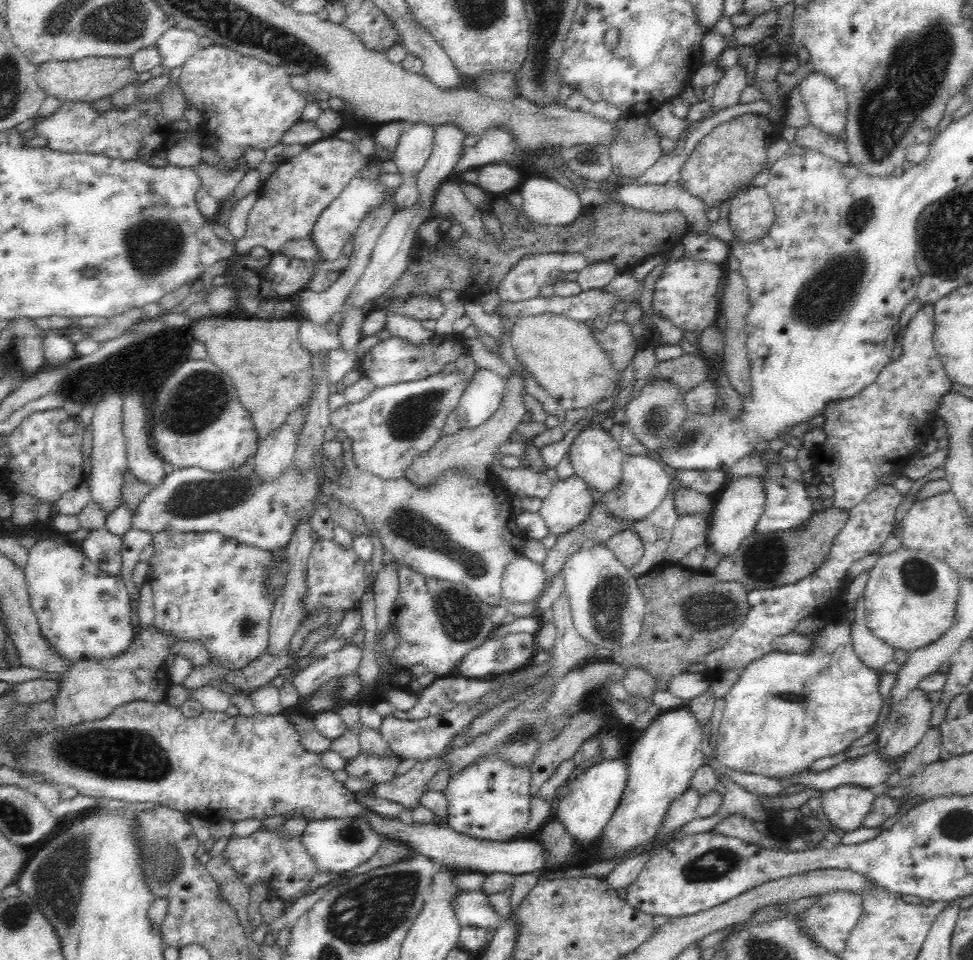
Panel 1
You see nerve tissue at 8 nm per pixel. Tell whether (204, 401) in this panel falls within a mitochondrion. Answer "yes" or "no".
yes

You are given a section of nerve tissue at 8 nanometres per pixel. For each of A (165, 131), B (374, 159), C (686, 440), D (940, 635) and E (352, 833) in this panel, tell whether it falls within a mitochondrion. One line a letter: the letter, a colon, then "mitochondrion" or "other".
A: other
B: other
C: mitochondrion
D: other
E: mitochondrion

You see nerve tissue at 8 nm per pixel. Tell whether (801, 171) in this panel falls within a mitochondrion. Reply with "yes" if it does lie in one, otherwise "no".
no

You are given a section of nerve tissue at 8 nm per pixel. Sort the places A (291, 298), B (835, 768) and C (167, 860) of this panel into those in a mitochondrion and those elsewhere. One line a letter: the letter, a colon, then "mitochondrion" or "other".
A: other
B: other
C: mitochondrion

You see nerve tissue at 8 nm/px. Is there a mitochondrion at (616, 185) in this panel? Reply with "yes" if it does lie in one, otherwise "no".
no

